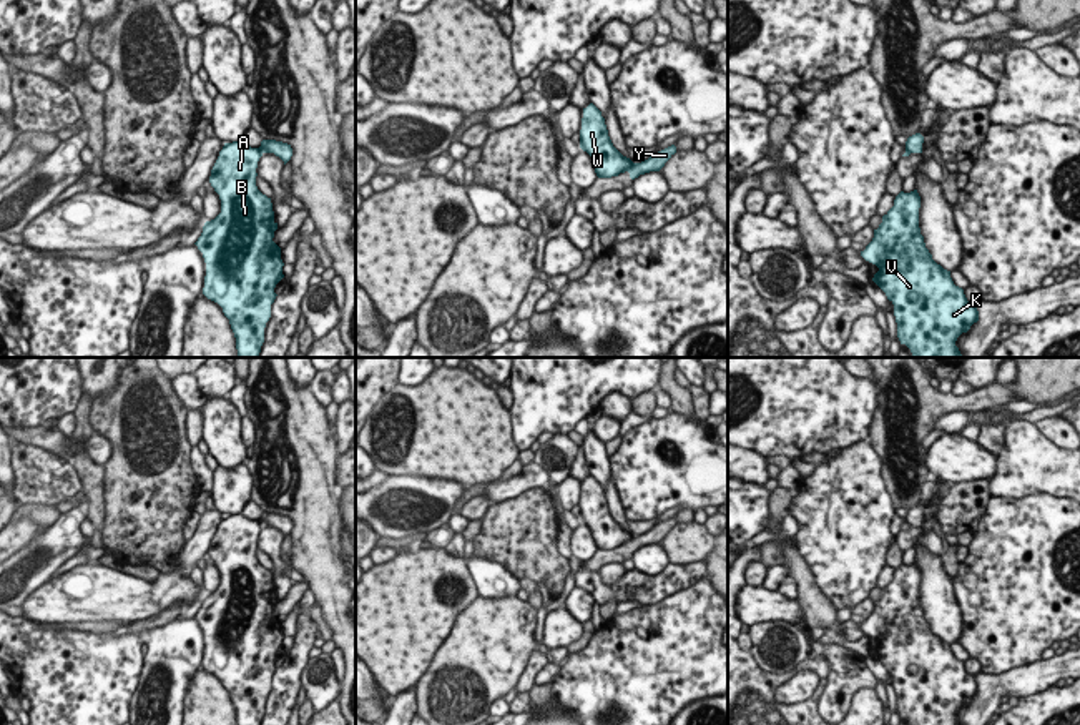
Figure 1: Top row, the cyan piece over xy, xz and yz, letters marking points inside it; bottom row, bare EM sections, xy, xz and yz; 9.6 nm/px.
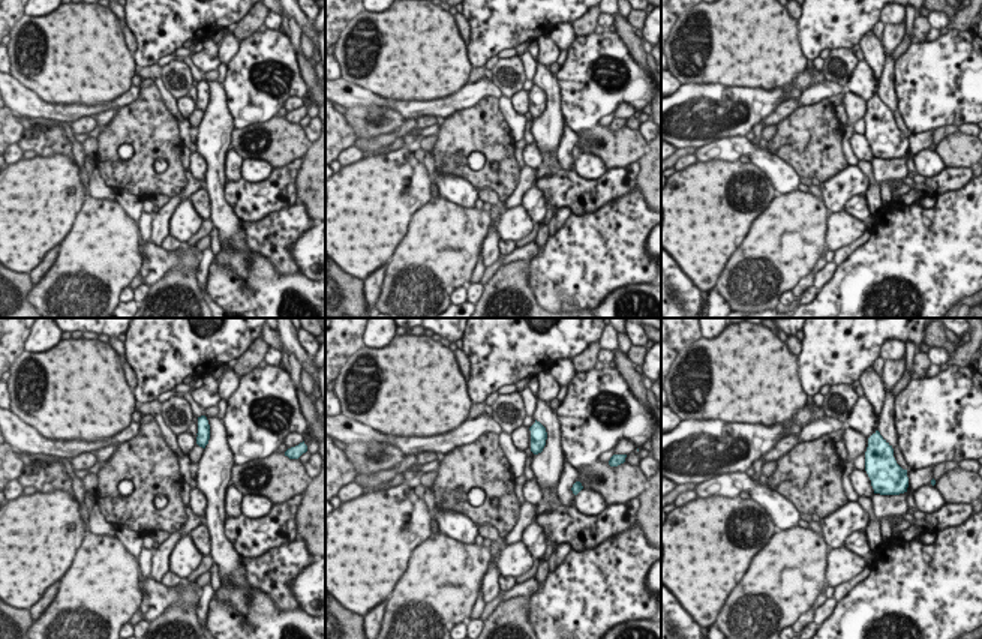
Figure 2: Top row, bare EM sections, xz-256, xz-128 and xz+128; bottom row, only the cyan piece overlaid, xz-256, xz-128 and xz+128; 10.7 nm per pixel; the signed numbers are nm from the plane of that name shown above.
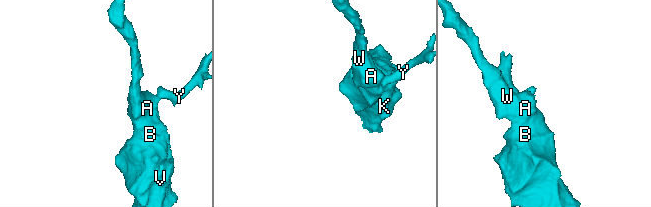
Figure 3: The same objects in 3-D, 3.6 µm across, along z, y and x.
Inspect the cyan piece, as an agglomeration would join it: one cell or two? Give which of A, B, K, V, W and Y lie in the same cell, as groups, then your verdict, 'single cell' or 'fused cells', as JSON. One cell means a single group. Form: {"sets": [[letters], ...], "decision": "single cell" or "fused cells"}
{"sets": [["A", "B", "K", "V", "W"], ["Y"]], "decision": "fused cells"}

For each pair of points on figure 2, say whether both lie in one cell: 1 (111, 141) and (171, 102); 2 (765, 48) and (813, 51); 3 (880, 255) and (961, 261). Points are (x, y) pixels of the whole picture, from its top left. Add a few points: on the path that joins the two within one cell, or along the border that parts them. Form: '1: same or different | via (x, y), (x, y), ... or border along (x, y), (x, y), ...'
1: different | border along (159, 90), (165, 107), (179, 125), (180, 138)
2: different | border along (798, 21), (798, 36), (807, 59)
3: same | via (900, 258), (942, 258)

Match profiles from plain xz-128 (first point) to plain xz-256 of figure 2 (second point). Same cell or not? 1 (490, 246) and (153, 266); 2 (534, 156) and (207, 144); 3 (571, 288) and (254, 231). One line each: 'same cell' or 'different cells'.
1: different cells
2: different cells
3: same cell

